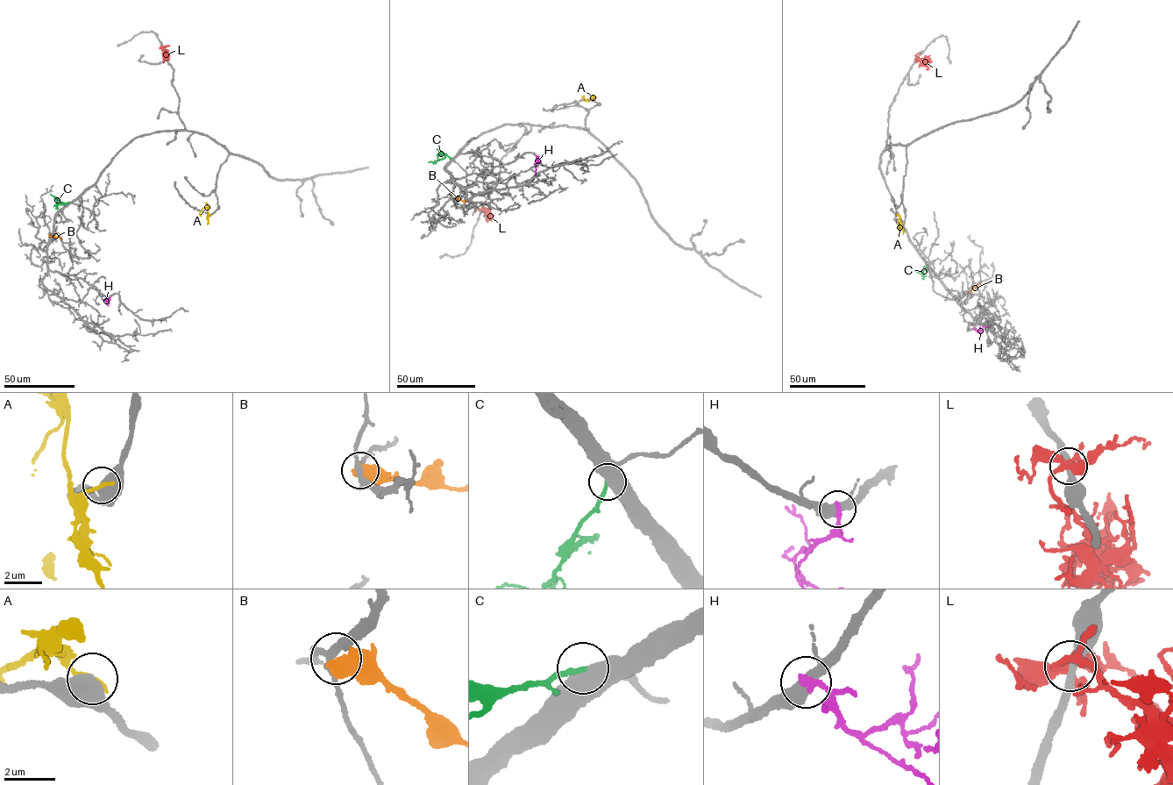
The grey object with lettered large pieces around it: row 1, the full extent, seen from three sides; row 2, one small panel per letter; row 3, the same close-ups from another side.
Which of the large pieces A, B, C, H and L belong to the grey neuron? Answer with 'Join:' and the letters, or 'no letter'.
Join: no letter

